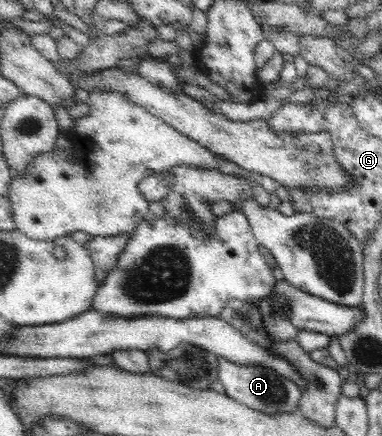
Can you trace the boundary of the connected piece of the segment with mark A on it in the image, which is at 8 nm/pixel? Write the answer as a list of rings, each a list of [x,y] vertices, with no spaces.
[[[217,357],[217,377],[218,381],[225,387],[225,393],[255,409],[255,411],[261,411],[261,413],[267,413],[267,415],[275,415],[275,413],[293,413],[298,409],[298,403],[301,397],[301,389],[293,382],[293,380],[287,378],[287,376],[281,376],[271,368],[271,366],[259,366],[259,364],[237,364],[237,362],[231,362],[225,357]]]

